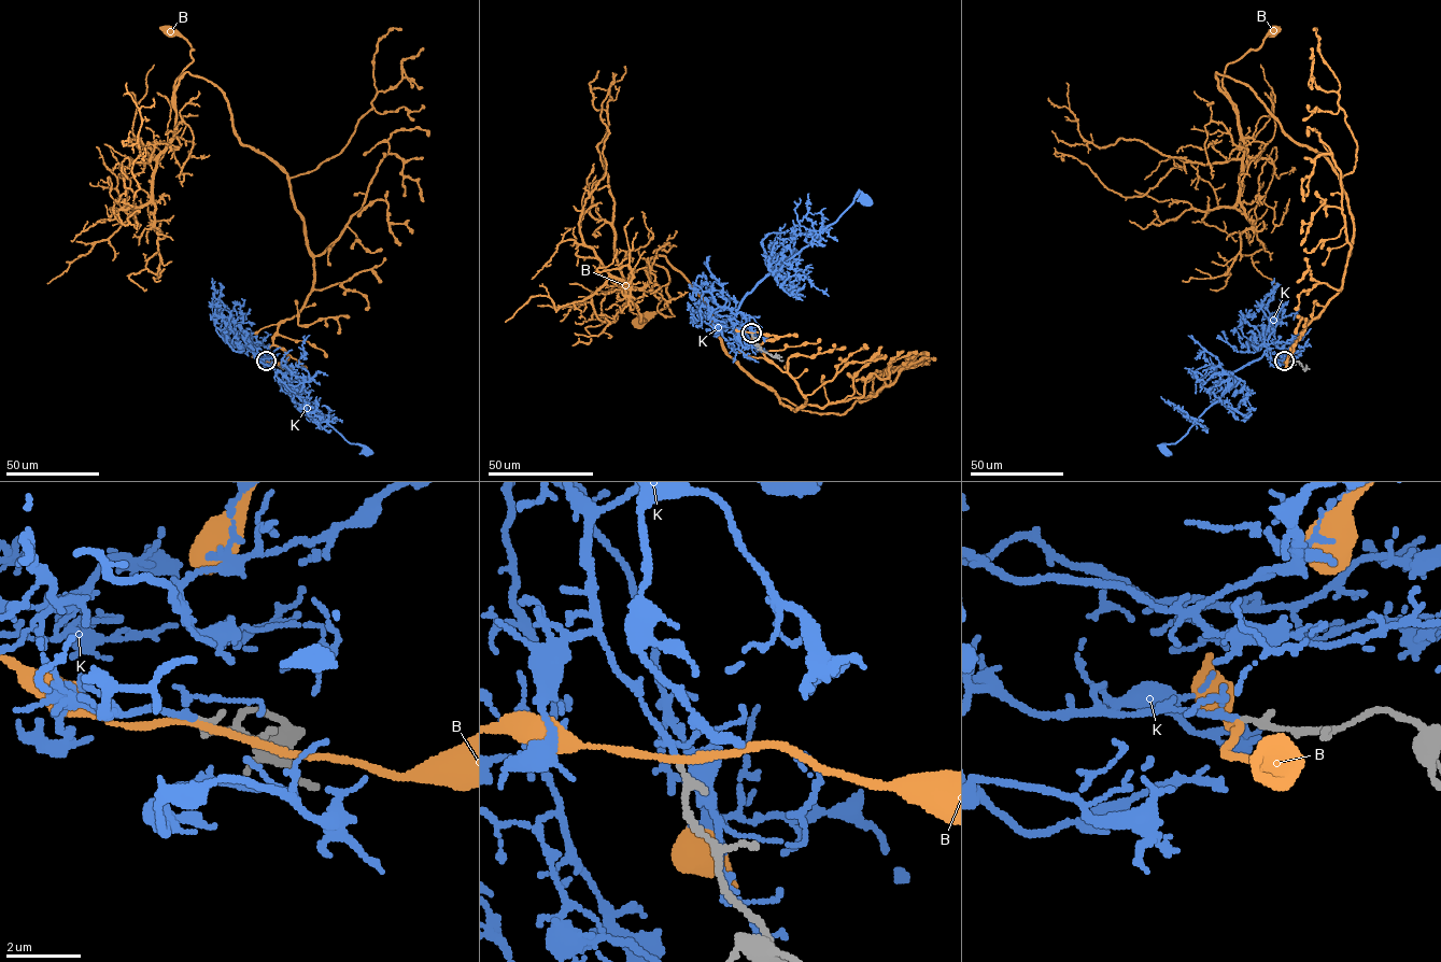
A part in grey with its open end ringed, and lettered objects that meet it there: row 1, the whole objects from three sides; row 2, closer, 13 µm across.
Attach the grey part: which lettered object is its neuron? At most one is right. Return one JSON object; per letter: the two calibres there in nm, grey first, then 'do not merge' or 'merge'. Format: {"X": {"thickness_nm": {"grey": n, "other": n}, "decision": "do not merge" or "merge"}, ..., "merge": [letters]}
{"B": {"thickness_nm": {"grey": 200, "other": 180}, "decision": "do not merge"}, "K": {"thickness_nm": {"grey": 200, "other": 100}, "decision": "merge"}, "merge": ["K"]}

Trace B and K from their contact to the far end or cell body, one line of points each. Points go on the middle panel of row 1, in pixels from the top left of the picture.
B: (751, 333), (775, 337), (760, 349), (796, 410), (663, 256), (647, 276), (666, 270), (669, 302), (643, 319)
K: (751, 333), (745, 316), (736, 310), (743, 298), (808, 245), (857, 197), (865, 200)

